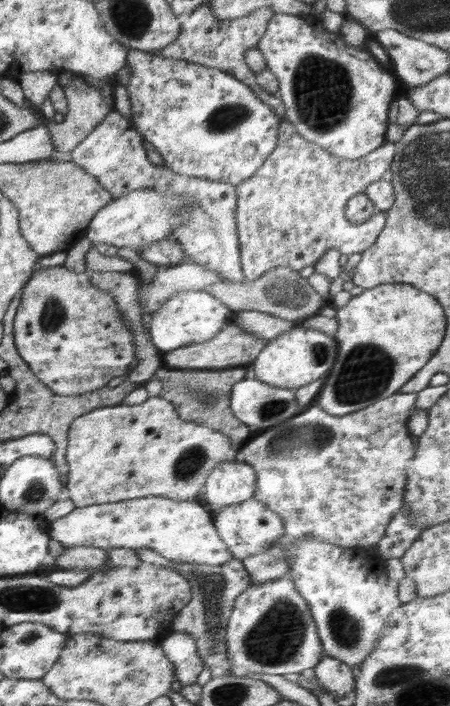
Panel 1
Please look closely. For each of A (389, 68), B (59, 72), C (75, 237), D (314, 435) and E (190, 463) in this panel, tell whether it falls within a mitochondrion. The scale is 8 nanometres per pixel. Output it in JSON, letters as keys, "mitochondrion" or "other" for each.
{"A":"other","B":"other","C":"other","D":"mitochondrion","E":"mitochondrion"}

